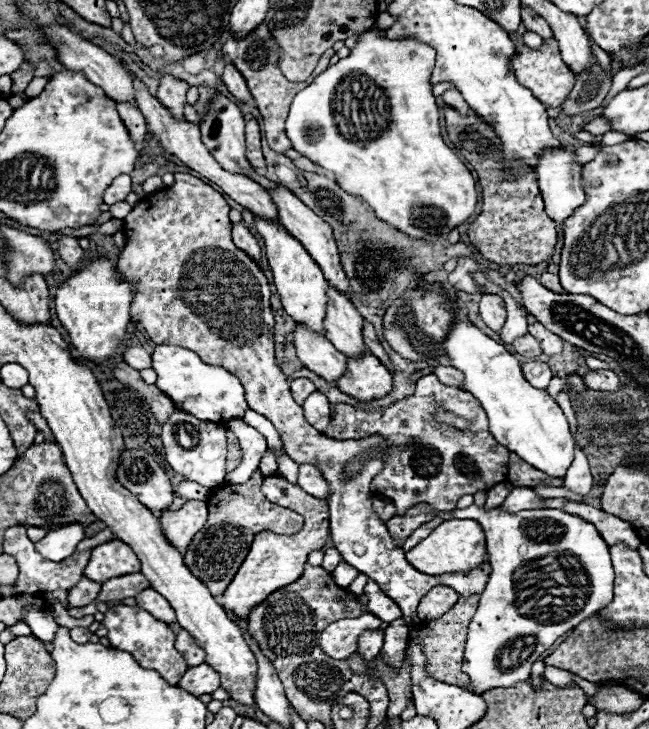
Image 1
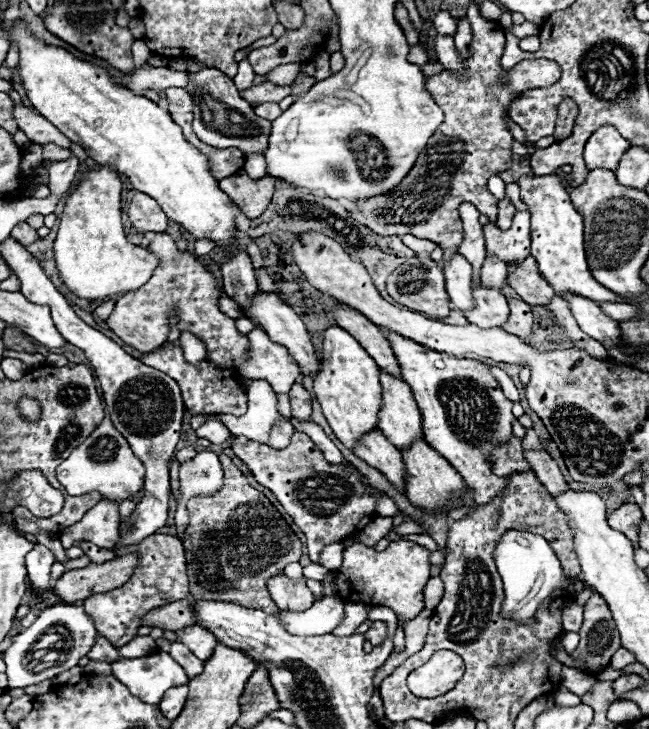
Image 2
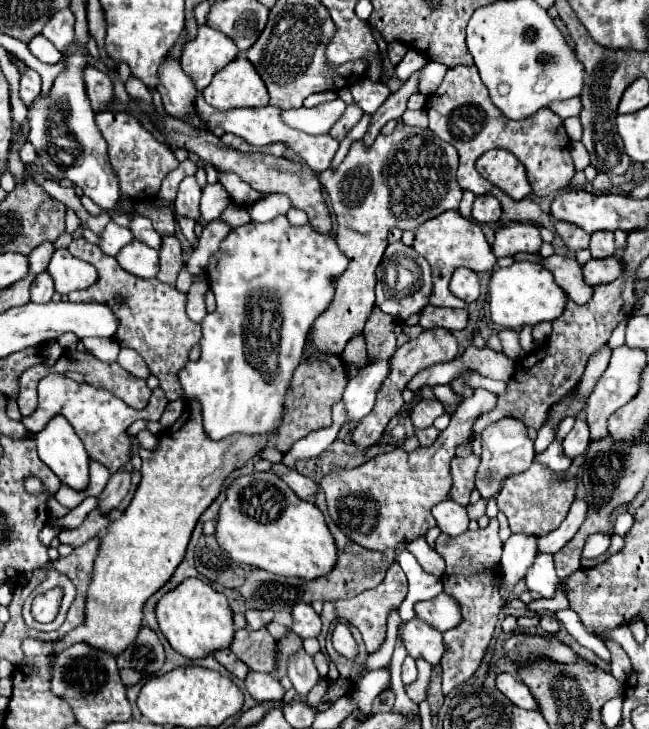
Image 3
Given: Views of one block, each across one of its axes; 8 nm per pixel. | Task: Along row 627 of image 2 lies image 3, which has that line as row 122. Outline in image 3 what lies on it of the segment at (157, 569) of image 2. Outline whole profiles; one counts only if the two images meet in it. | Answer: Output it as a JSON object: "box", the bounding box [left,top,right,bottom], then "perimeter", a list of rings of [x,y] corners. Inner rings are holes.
{"box":[96,110,180,200],"perimeter":[[[104,110],[96,114],[96,126],[108,144],[110,164],[120,180],[122,194],[132,200],[152,200],[158,194],[162,178],[180,164],[172,148],[164,142],[158,142],[152,132],[148,132],[134,116]]]}

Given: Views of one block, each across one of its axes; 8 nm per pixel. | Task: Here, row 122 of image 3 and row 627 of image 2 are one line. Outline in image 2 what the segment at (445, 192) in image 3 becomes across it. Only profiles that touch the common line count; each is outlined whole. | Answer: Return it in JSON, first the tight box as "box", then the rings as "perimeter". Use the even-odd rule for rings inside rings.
{"box":[334,540,430,628],"perimeter":[[[396,540],[384,552],[376,552],[364,544],[352,544],[344,550],[344,560],[338,570],[334,570],[336,578],[336,596],[346,602],[368,602],[368,606],[386,606],[392,608],[398,616],[398,628],[404,628],[410,620],[414,620],[424,610],[422,590],[430,578],[430,552],[422,546]]]}

